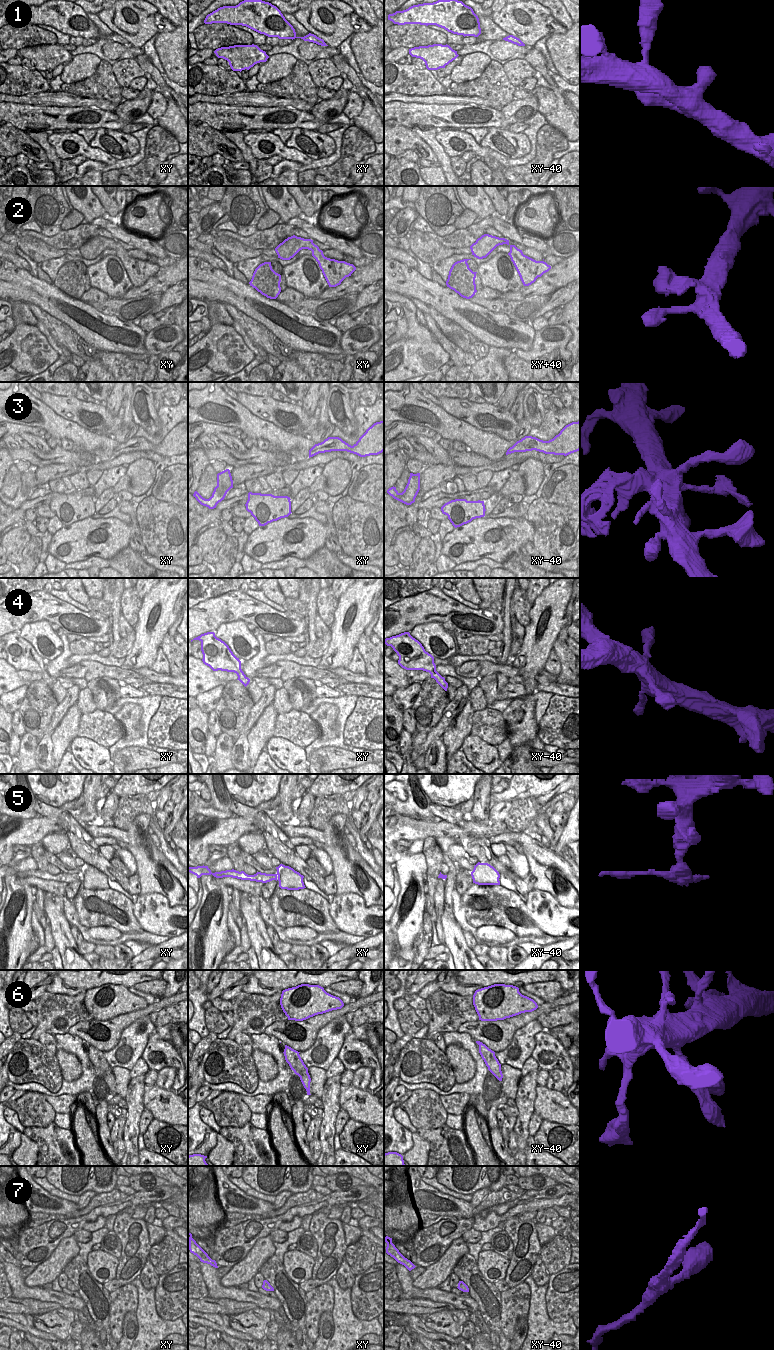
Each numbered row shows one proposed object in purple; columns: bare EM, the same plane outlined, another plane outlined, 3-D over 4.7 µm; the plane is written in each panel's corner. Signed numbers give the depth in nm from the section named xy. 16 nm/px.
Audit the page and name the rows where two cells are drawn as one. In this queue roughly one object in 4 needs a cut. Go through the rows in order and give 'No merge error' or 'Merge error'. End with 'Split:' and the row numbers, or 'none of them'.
1: No merge error
2: No merge error
3: Merge error
4: No merge error
5: Merge error
6: No merge error
7: No merge error
Split: 3, 5.

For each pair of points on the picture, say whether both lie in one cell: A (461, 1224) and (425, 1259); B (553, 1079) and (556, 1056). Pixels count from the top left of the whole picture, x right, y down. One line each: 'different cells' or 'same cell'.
A: same cell
B: different cells

